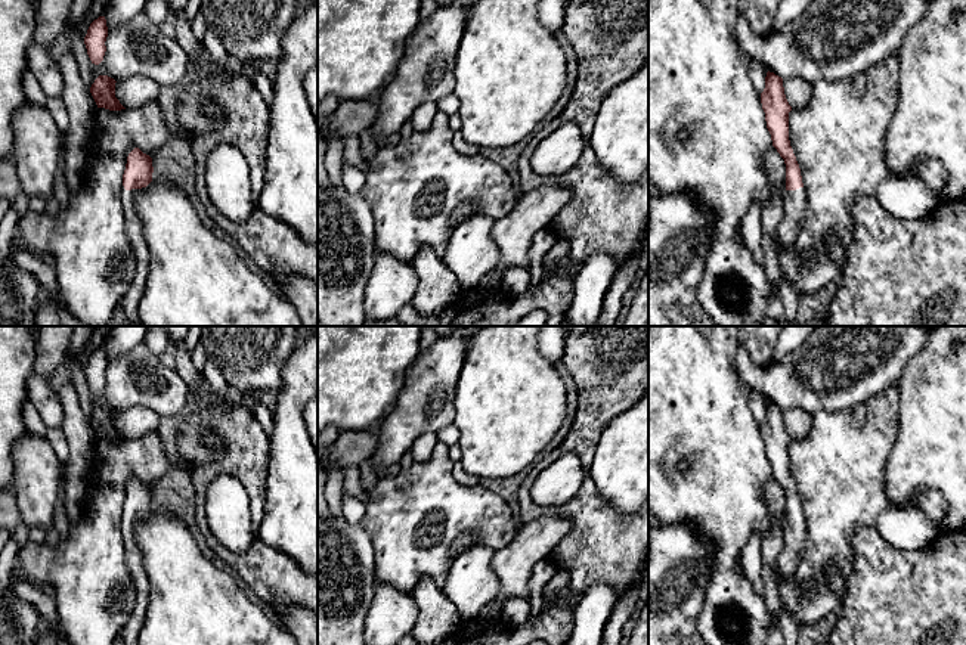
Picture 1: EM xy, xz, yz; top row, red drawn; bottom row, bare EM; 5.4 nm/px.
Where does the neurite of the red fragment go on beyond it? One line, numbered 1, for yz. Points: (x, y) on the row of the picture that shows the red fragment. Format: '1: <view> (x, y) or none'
1: yz (786, 232)

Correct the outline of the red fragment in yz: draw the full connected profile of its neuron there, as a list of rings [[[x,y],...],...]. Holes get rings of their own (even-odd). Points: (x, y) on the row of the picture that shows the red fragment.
[[[767,72],[761,103],[773,146],[786,164],[786,190],[783,195],[786,211],[781,223],[775,229],[774,238],[777,246],[787,248],[798,236],[799,221],[806,208],[806,193],[801,168],[789,140],[789,112],[792,106],[784,94],[783,78],[774,72]]]

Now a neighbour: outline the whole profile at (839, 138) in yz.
[[[892,53],[867,71],[845,80],[820,80],[812,86],[806,106],[789,112],[789,140],[801,168],[806,193],[806,208],[799,221],[798,236],[787,248],[777,246],[781,277],[786,277],[799,295],[818,294],[839,283],[848,249],[854,241],[854,208],[861,198],[877,193],[879,184],[898,179],[885,162],[886,131],[898,108],[900,53]]]

